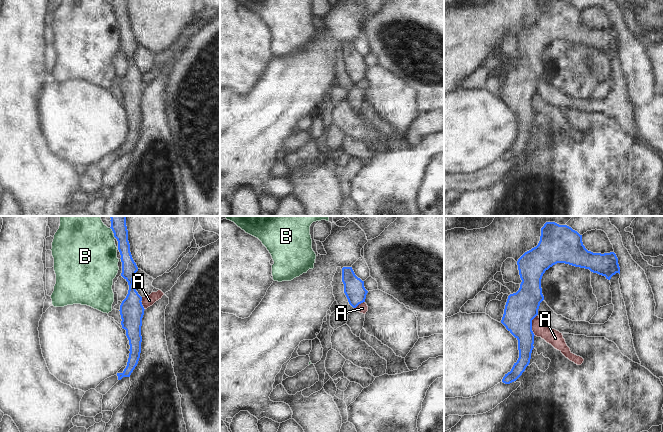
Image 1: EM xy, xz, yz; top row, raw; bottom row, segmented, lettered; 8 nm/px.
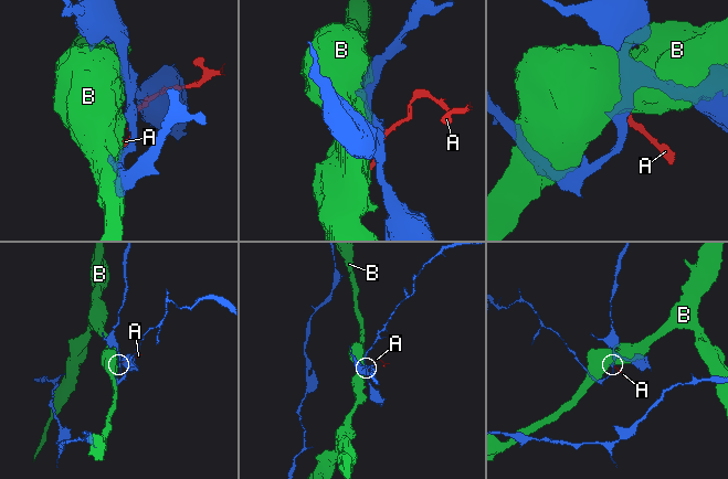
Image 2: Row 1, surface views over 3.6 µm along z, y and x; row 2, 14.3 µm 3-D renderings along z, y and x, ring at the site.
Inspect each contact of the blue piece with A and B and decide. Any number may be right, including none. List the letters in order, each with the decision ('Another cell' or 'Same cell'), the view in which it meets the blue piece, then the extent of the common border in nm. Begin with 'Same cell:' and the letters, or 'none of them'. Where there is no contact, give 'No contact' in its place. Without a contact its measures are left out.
Same cell: none of them
A: Another cell. Touches blue in yz. Shared border 180 nm
B: Another cell. Touches blue in xy. Shared border 40 nm.

